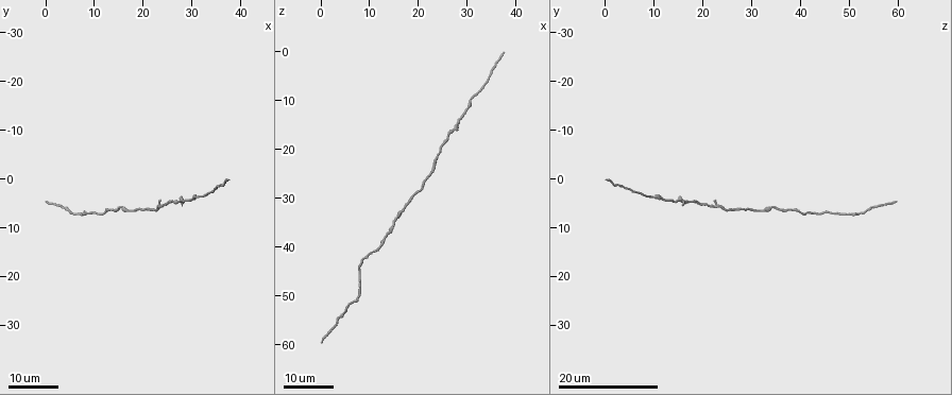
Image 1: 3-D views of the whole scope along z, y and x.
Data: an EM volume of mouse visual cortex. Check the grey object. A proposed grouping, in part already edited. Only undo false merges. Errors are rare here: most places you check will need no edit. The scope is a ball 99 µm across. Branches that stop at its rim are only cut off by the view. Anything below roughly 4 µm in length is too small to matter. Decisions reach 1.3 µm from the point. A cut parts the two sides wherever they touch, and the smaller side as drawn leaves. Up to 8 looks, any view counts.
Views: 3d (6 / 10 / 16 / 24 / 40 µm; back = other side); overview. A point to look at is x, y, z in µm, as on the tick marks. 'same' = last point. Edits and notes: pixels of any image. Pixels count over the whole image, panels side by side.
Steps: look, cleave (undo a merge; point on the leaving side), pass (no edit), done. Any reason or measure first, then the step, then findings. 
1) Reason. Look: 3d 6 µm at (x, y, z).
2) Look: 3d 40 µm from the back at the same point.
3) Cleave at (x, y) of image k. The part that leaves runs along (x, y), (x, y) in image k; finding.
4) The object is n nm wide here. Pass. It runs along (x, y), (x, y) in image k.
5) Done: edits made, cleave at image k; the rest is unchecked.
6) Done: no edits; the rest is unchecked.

Look: 3d 16 µm at (15.5, 6.0, 33.5).

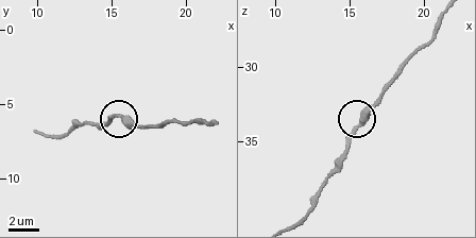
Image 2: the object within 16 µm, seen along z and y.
Zoom in. Look: 3d 6 µm at (15.4, 5.8, 34.2).

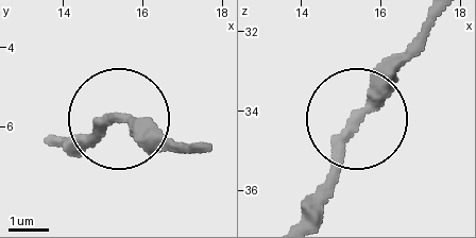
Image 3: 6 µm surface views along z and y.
Pass. It runs along (432, 27), (307, 196) in image 3; all the same neuron.

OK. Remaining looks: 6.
Three arms meet. Look: 3d 16 µm at (23.5, 6.0, 22.0).

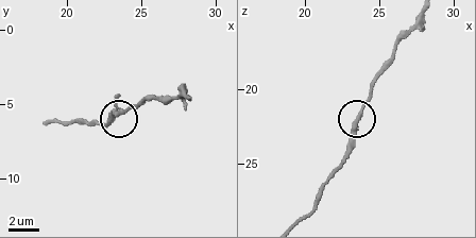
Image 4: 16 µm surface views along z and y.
Closer look. Look: 3d 10 µm at (23.6, 5.8, 22.2).

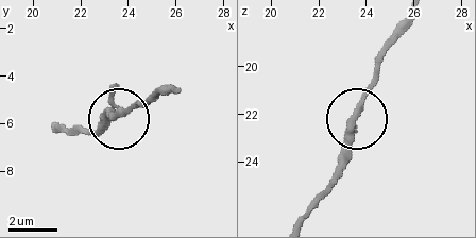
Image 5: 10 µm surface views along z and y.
3 arms meet here. Pass. One neuron here.

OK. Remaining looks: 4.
Look: 3d 24 µm at (18.5, 6.5, 30.5).

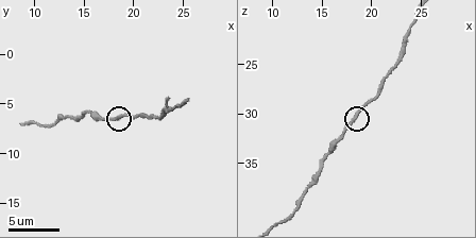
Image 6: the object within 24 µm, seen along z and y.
Look: 3d 10 µm at (18.4, 6.2, 30.0).

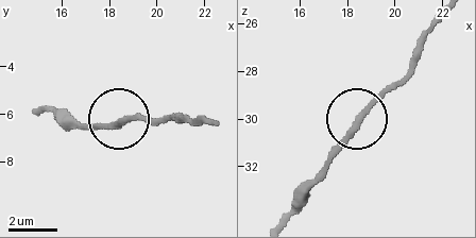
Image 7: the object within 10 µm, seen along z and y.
Pass. It runs along (123, 124), (179, 120) in image 7; continuous, no second neuron.

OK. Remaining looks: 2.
Sudden change in width. Look: 3d 16 µm at (28.0, 4.0, 15.5).

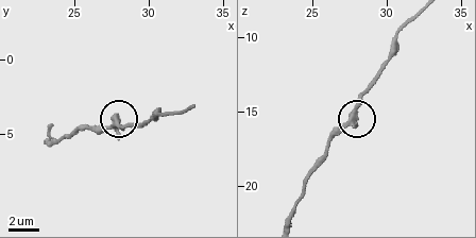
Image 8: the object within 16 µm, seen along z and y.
Look: 3d 10 µm at (27.6, 4.4, 15.2).

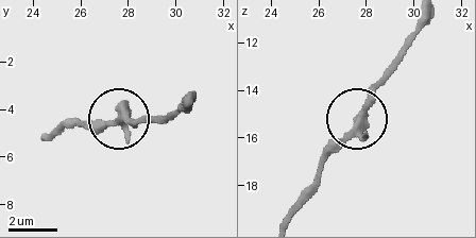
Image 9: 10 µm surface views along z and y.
The object is 420 nm wide here. Pass. All the same neuron.

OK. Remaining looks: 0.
Done: no edits; the rest is unchecked.

